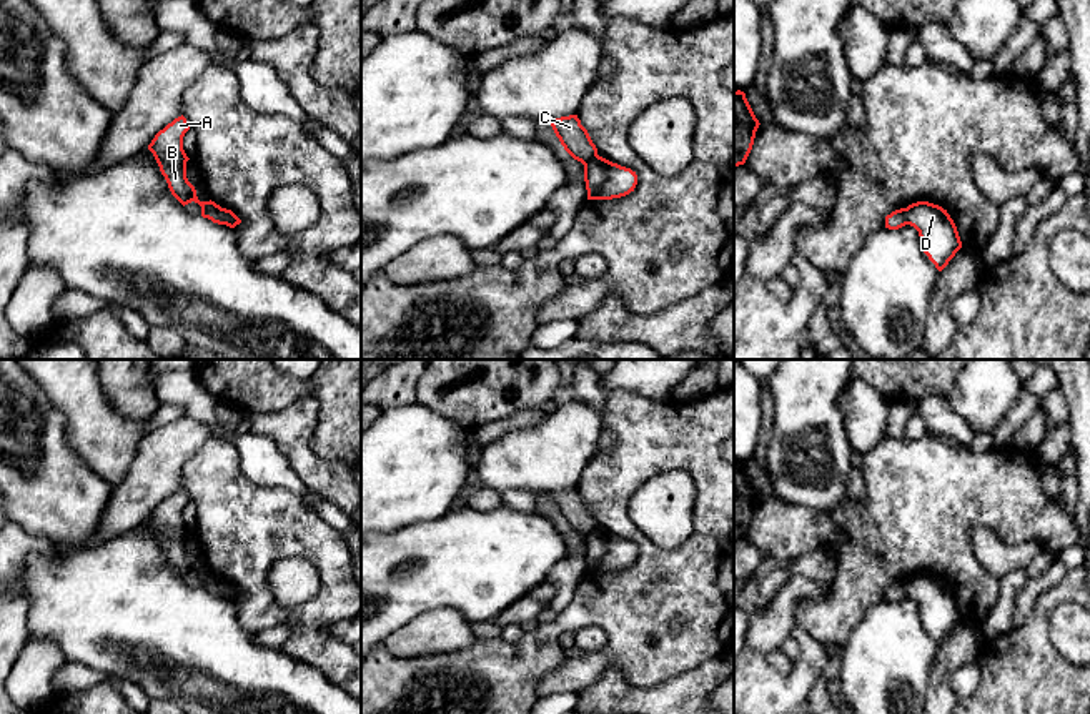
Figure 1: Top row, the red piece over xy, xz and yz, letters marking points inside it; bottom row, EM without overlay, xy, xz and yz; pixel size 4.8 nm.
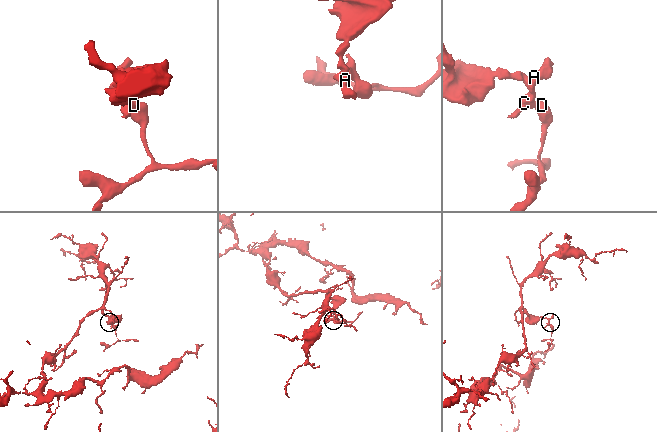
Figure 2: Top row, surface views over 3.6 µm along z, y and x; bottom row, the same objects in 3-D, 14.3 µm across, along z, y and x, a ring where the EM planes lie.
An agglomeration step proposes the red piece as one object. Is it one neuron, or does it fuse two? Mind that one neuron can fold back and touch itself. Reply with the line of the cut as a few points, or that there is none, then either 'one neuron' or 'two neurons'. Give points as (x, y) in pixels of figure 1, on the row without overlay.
xy (220, 581), (220, 591), (225, 596) | two neurons

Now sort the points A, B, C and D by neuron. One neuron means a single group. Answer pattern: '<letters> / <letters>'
A B C / D

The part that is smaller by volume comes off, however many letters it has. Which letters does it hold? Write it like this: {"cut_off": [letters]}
{"cut_off": ["D"]}

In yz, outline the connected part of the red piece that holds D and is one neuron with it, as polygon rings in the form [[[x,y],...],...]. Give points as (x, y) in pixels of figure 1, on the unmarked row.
[[[917,574],[905,581],[905,593],[919,604],[924,626],[942,644],[962,621],[957,599],[947,583]]]

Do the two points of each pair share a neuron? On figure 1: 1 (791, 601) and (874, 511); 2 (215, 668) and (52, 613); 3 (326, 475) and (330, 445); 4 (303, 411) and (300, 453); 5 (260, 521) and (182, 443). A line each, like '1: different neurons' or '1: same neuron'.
1: different neurons
2: same neuron
3: different neurons
4: same neuron
5: different neurons

